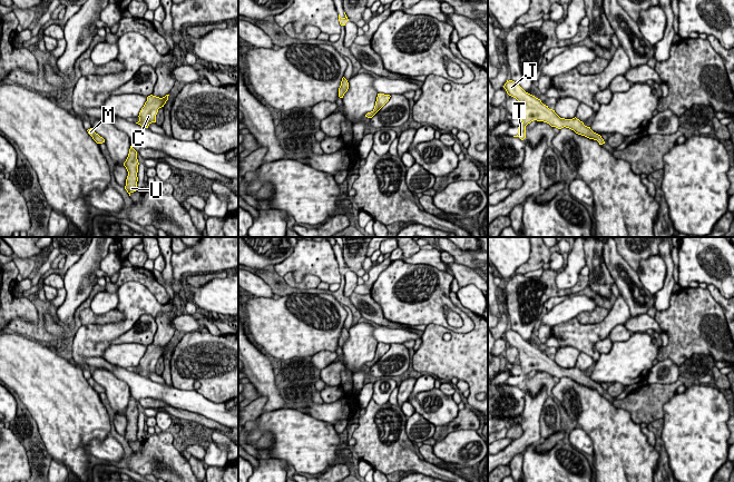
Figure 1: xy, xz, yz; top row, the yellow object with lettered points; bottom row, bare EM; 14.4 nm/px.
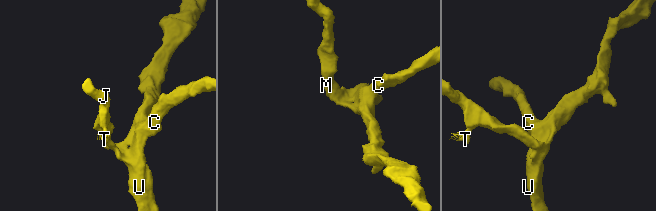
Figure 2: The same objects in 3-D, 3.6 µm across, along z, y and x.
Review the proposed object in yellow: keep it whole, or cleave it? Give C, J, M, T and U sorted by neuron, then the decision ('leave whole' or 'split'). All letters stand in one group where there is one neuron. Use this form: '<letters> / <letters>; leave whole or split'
C J M T U; leave whole

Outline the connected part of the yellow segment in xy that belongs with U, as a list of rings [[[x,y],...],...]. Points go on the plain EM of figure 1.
[[[130,395],[128,406],[126,411],[124,412],[124,415],[126,416],[128,421],[128,425],[126,429],[126,435],[125,439],[127,442],[130,443],[137,440],[137,422],[138,422],[138,409],[137,409],[137,401]]]

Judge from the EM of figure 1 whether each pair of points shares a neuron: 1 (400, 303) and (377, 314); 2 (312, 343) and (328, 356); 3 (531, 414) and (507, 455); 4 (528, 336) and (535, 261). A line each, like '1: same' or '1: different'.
1: different
2: different
3: same
4: same

